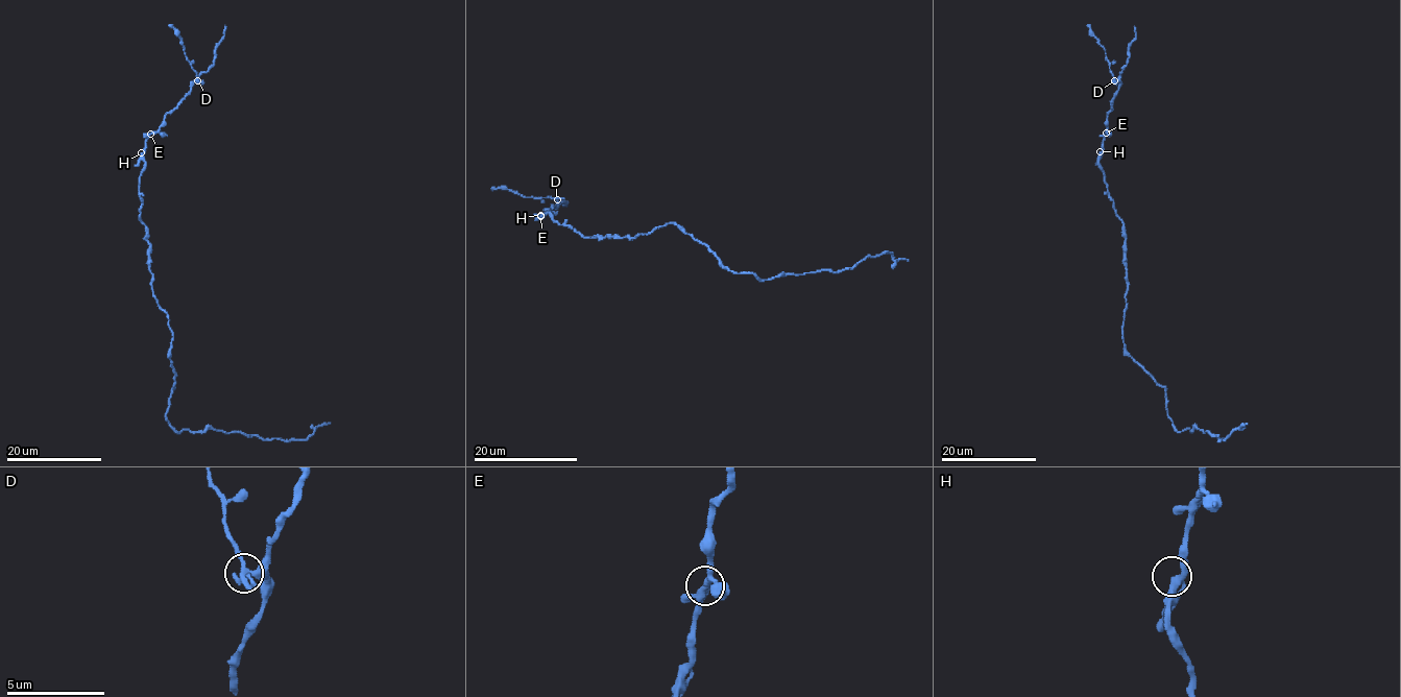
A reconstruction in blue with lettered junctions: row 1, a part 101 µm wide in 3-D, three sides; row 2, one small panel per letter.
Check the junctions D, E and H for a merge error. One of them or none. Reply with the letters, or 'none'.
D

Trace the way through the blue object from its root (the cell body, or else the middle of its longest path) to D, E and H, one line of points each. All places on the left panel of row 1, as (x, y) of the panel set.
D: (161, 308), (152, 290), (149, 243), (140, 217), (143, 152), (145, 141), (159, 128), (164, 117), (198, 80)
E: (161, 308), (152, 290), (149, 243), (140, 217), (140, 176), (144, 164), (145, 141), (150, 134)
H: (161, 308), (152, 290), (149, 243), (140, 217), (140, 176), (144, 164), (141, 152)

